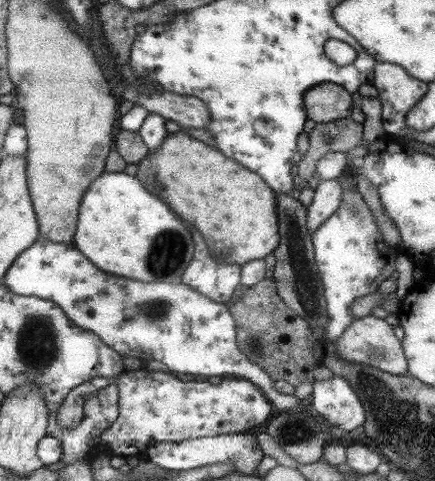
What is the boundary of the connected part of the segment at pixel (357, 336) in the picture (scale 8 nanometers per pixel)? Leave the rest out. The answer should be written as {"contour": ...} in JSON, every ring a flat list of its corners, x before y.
{"contour":[[372,314,353,321,352,326,335,342,337,358,343,358,354,364,368,365,395,375,407,375,408,363,400,340,394,336,392,326]]}

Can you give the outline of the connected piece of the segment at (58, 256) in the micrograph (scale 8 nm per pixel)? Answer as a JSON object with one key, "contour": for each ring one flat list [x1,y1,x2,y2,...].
{"contour":[[41,237,30,249,20,253,19,258,8,269,4,277,4,286,14,293,29,297,48,299,64,310,68,319,83,330,90,330,98,338,119,352,123,357,141,360,158,360,170,370,180,374,200,374,200,376,224,376,236,379,248,379,267,396,274,408,305,410,300,399,290,394,281,394,275,388,275,380,262,369,253,364,240,350,238,345,238,328,228,304,216,302,207,295,192,289,188,285,172,282,140,282,136,279,113,275,100,270,87,256,84,258,79,248,71,243,50,242]]}

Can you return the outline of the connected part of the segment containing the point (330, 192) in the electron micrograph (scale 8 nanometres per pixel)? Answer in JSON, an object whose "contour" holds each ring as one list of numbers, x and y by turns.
{"contour":[[338,179,320,180,314,192,312,203,307,208,307,226,310,232,316,232,316,228,320,228,320,224,326,222,340,208,344,198,342,184]]}

